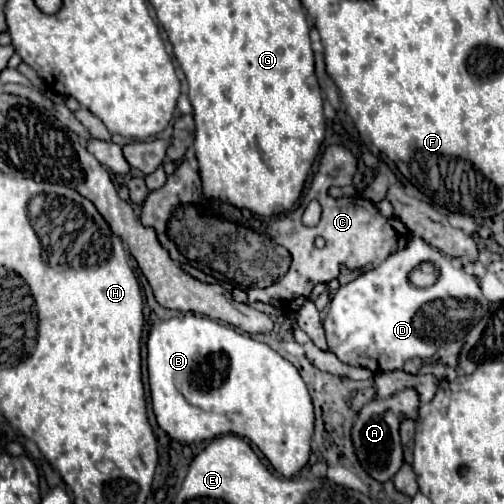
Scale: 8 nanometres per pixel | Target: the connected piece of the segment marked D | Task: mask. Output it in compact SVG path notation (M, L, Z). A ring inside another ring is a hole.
M412 238L410 244L394 254L390 254L378 268L360 274L350 284L338 288L336 296L330 302L330 310L324 318L324 330L328 348L350 366L364 366L374 372L390 372L402 368L410 358L430 358L440 346L450 340L460 340L466 332L486 316L492 302L484 298L480 282L474 274L464 272L462 266L454 266L438 248L432 248L422 238ZM422 262L432 262L438 270L438 282L430 288L416 288L410 284L408 274Z

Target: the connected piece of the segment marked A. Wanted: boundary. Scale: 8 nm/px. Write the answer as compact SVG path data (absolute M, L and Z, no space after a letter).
M412 388L396 392L388 400L376 398L368 402L366 406L362 406L352 426L352 444L354 444L356 458L368 476L384 484L400 470L404 460L402 460L402 444L398 436L398 426L404 418L416 418L416 416L418 416L418 394Z

